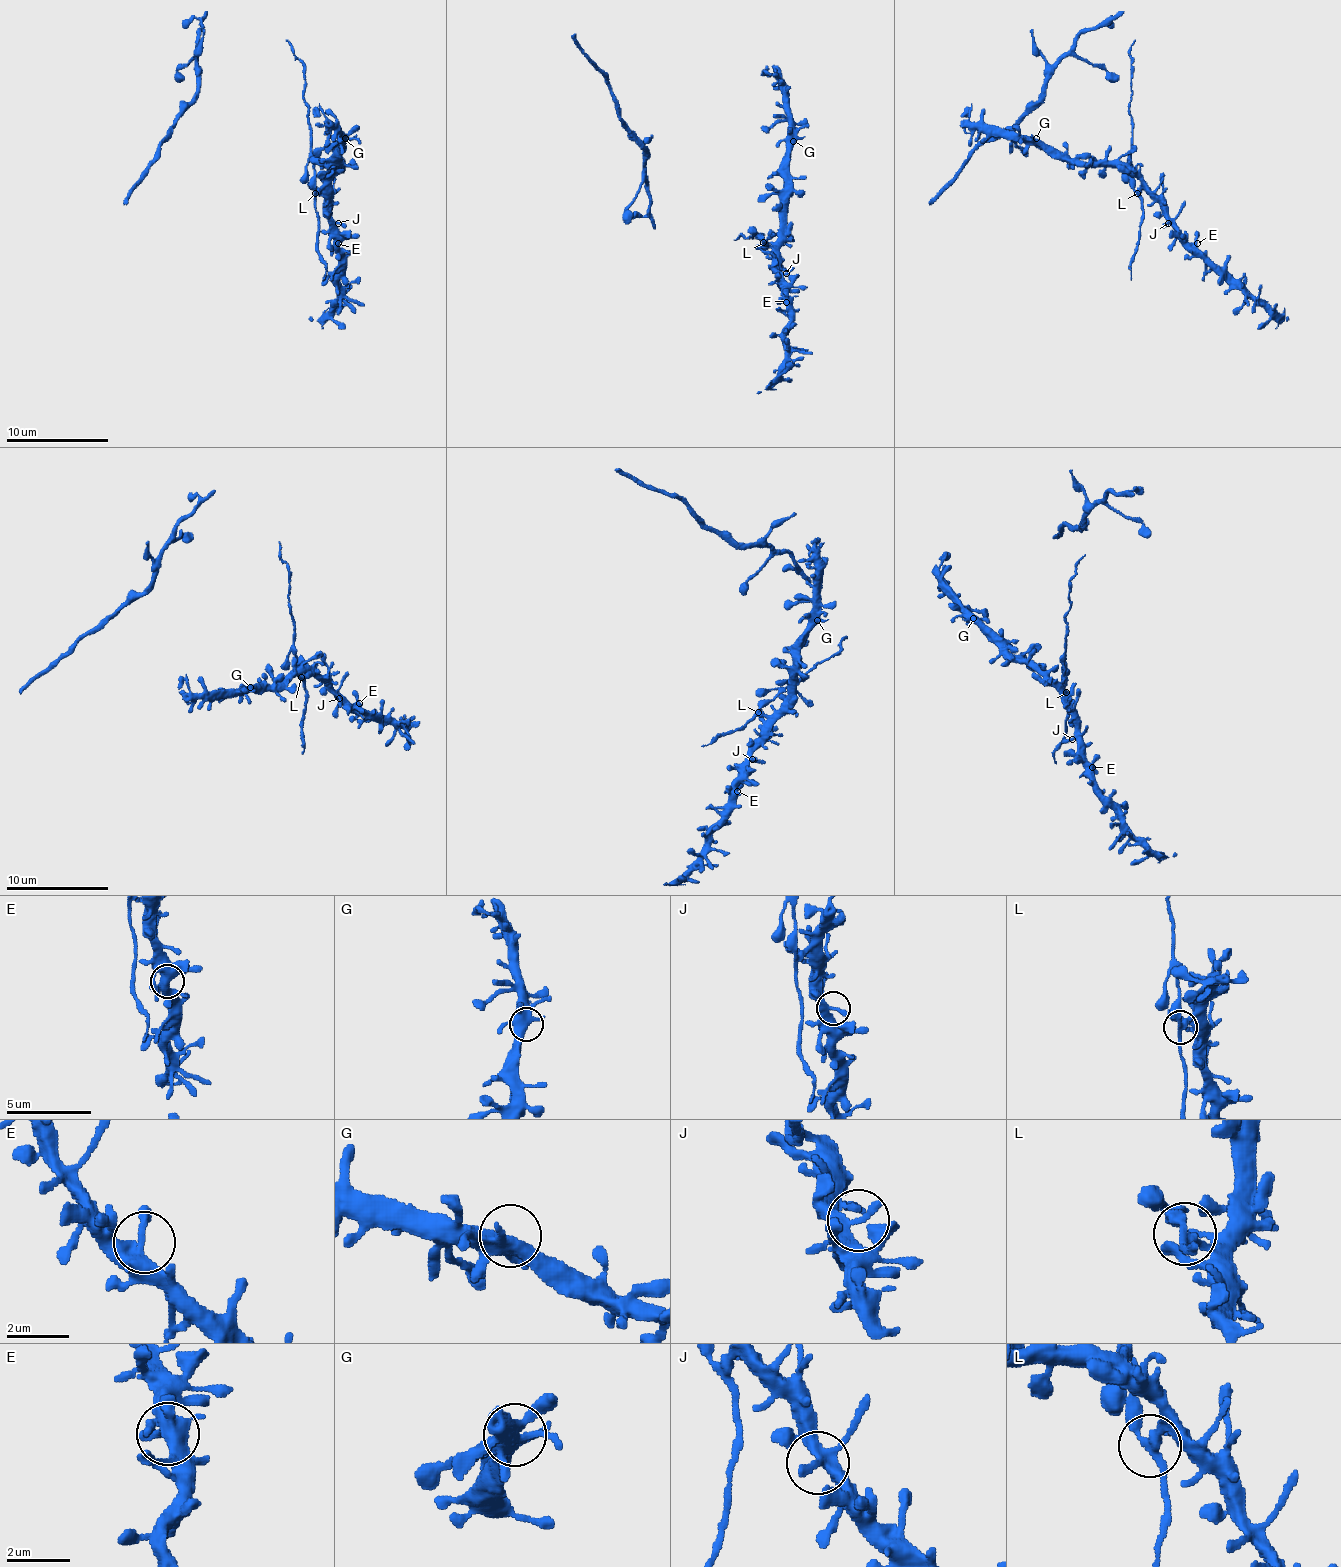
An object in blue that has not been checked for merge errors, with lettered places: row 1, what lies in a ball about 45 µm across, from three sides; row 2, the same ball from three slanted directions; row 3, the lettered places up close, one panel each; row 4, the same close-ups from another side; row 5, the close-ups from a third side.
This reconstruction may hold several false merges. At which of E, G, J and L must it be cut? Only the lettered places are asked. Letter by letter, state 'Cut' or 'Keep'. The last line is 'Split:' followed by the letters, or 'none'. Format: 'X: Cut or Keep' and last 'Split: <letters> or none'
E: Keep
G: Keep
J: Keep
L: Cut
Split: L

